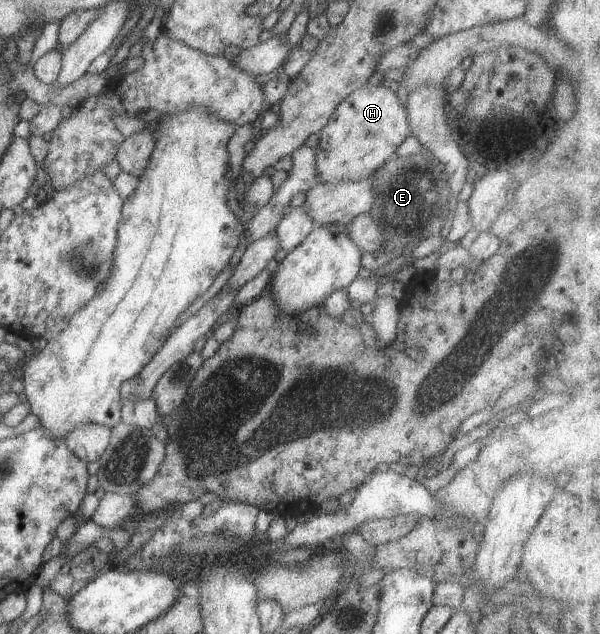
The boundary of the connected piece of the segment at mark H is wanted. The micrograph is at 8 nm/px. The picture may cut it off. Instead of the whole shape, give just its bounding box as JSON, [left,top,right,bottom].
[315,82,411,183]

